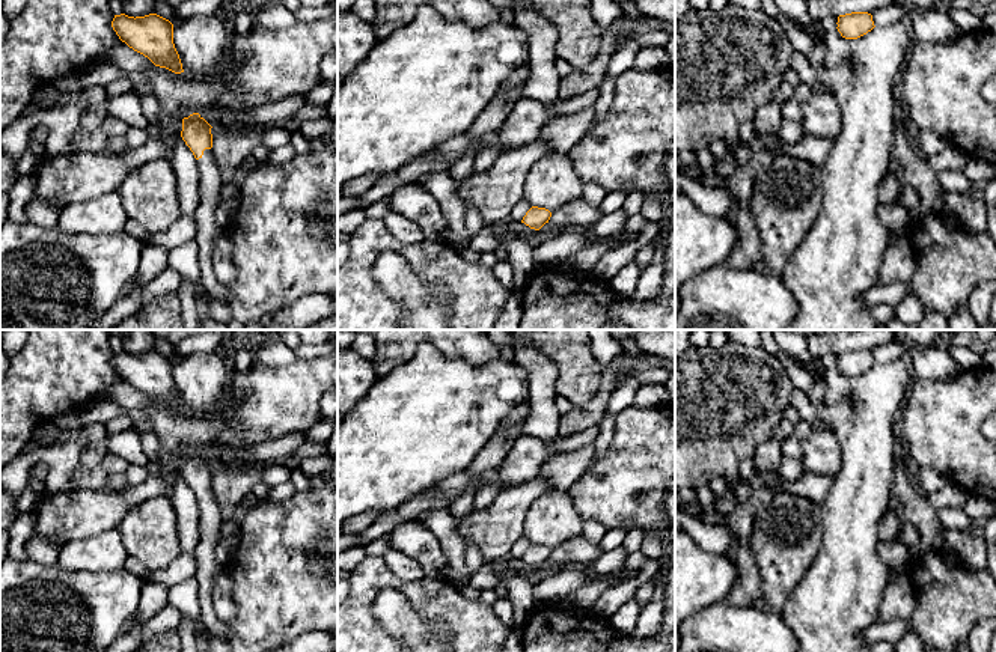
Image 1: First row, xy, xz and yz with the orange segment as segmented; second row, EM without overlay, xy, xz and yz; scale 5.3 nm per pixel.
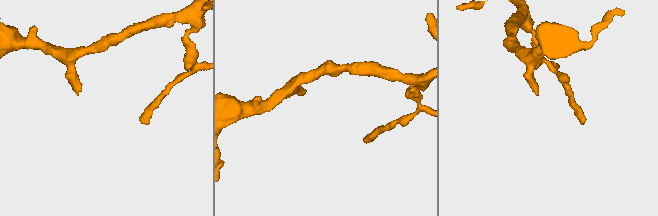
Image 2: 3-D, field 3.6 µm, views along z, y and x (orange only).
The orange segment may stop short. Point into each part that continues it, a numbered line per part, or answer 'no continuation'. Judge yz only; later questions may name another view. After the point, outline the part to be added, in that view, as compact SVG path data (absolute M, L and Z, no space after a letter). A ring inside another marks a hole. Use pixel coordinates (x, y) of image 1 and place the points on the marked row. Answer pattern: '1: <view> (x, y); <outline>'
no continuation

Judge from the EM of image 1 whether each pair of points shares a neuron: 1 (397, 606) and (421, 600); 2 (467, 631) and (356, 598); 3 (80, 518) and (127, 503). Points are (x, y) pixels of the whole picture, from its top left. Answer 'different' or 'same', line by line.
1: different
2: same
3: same

